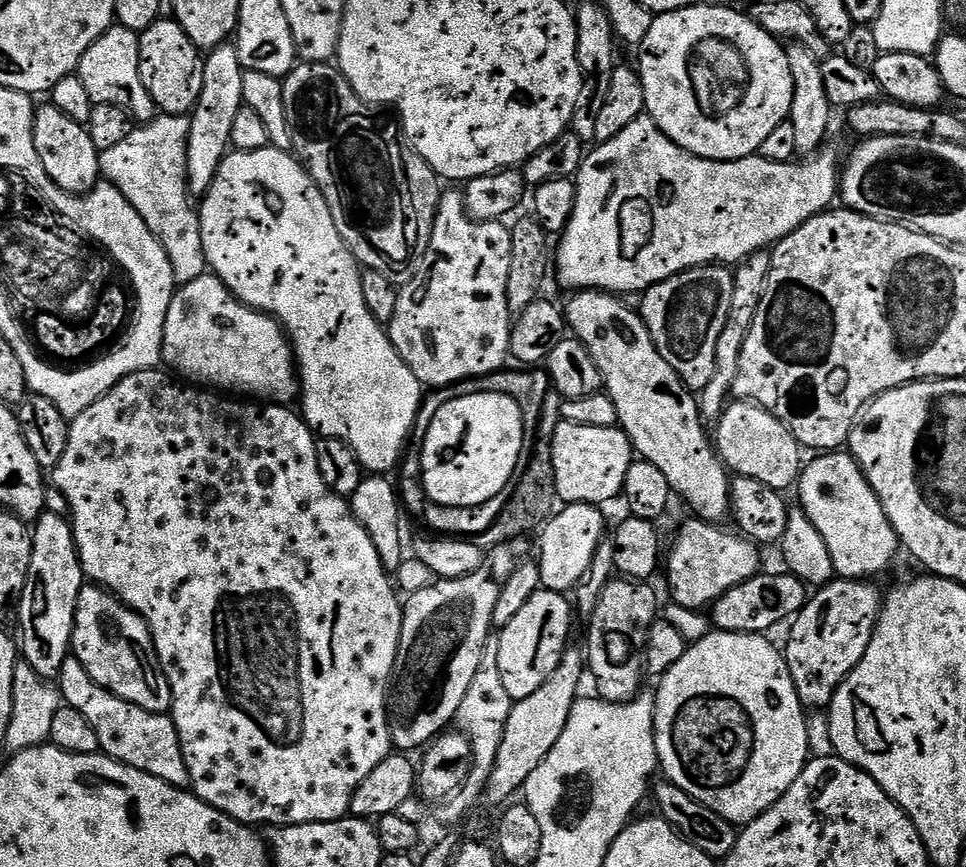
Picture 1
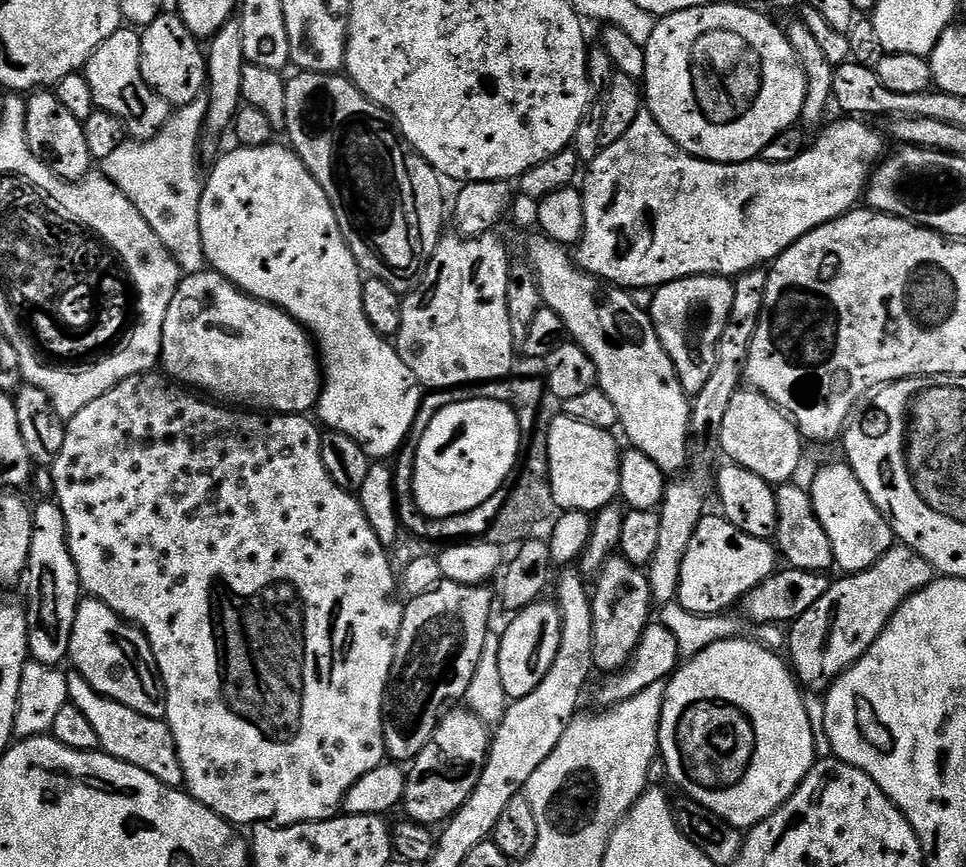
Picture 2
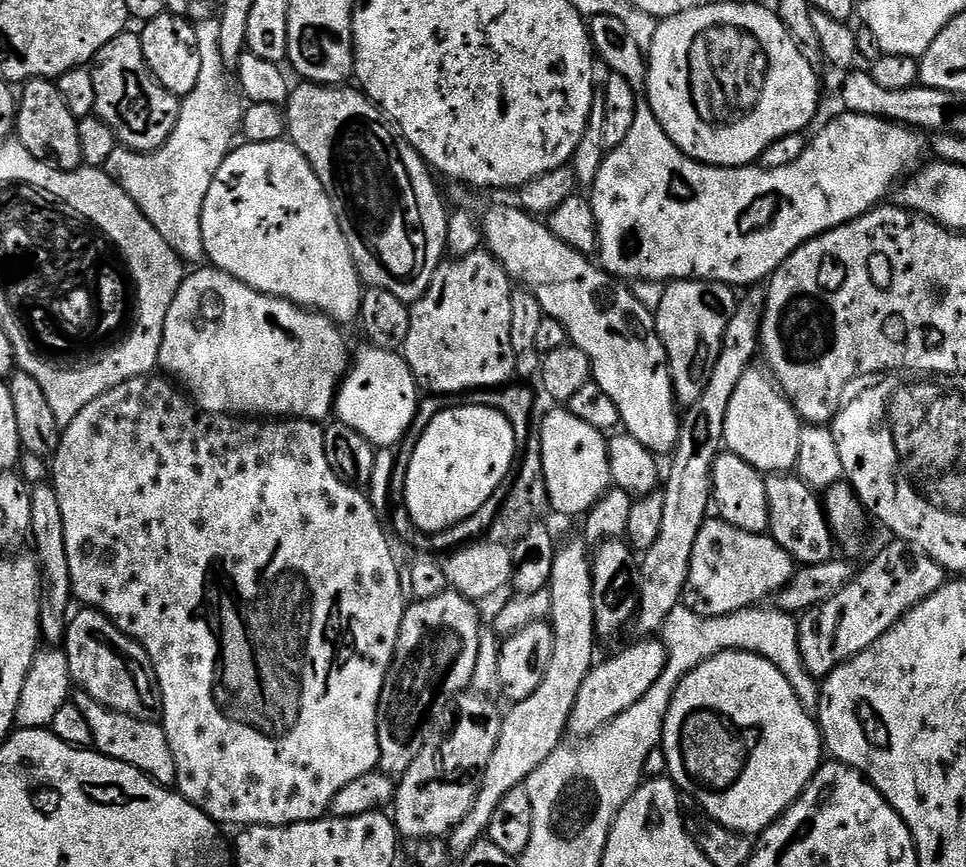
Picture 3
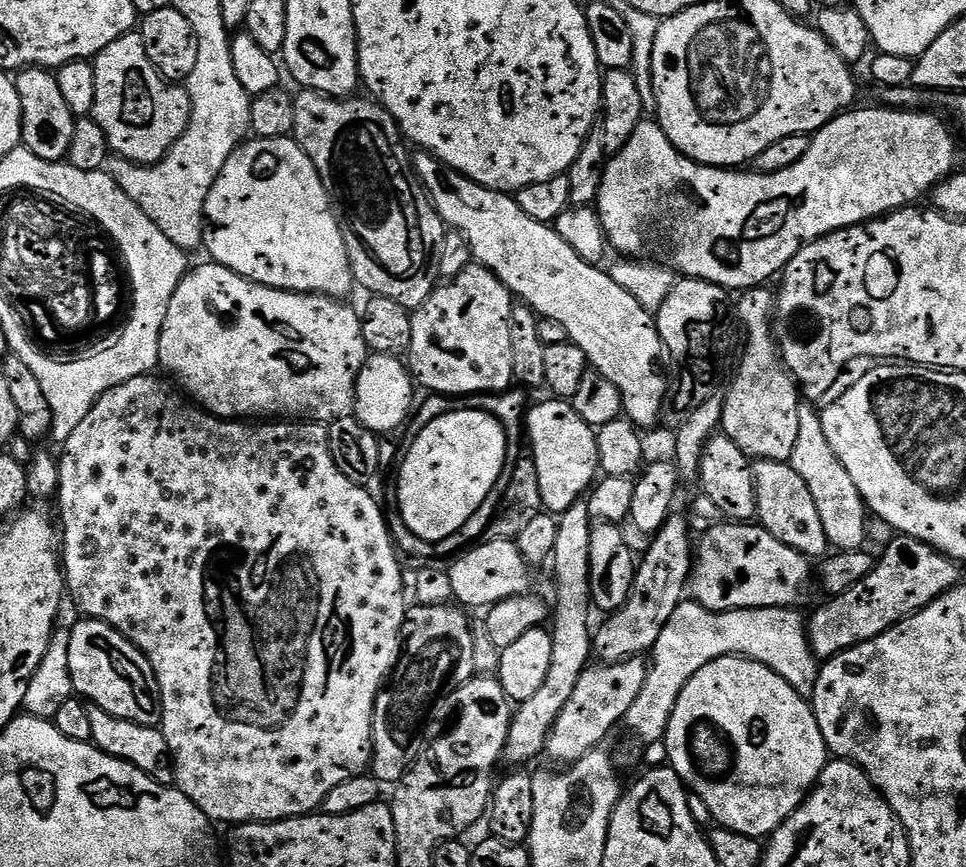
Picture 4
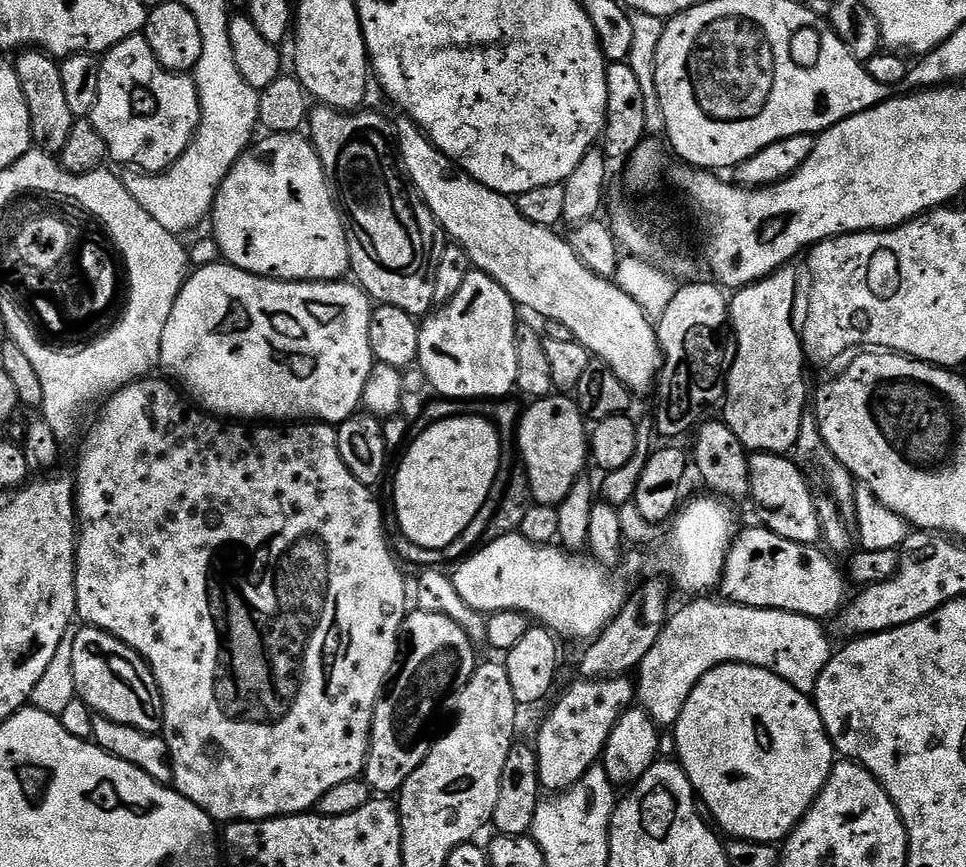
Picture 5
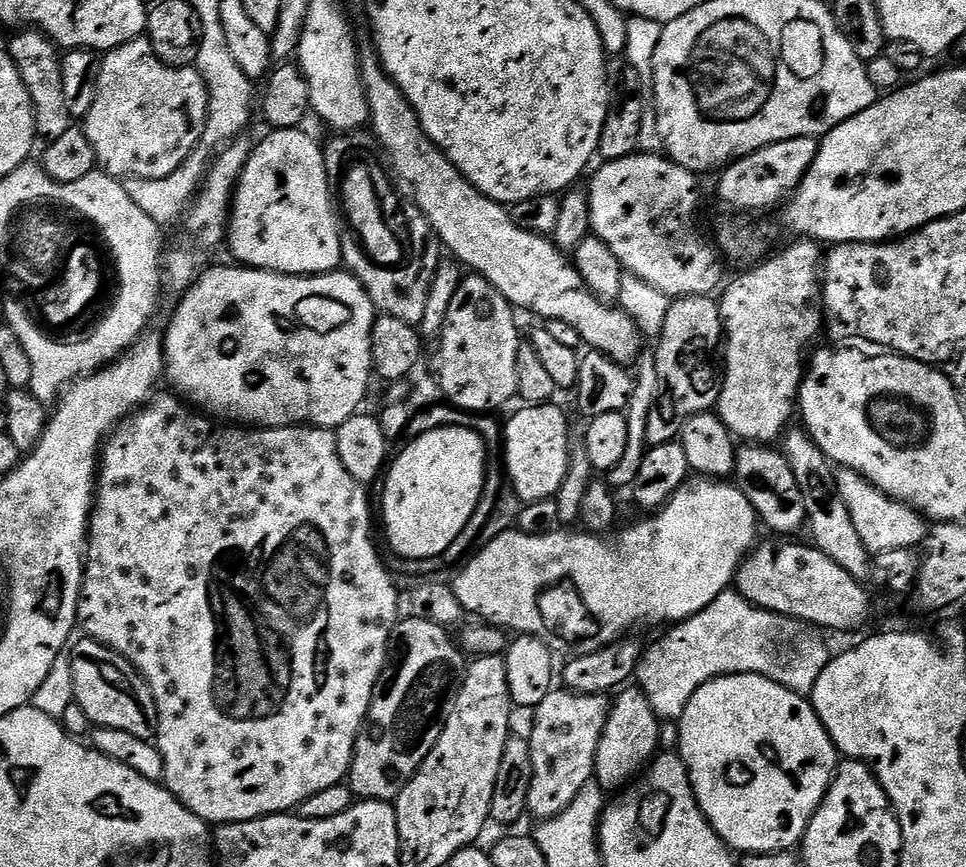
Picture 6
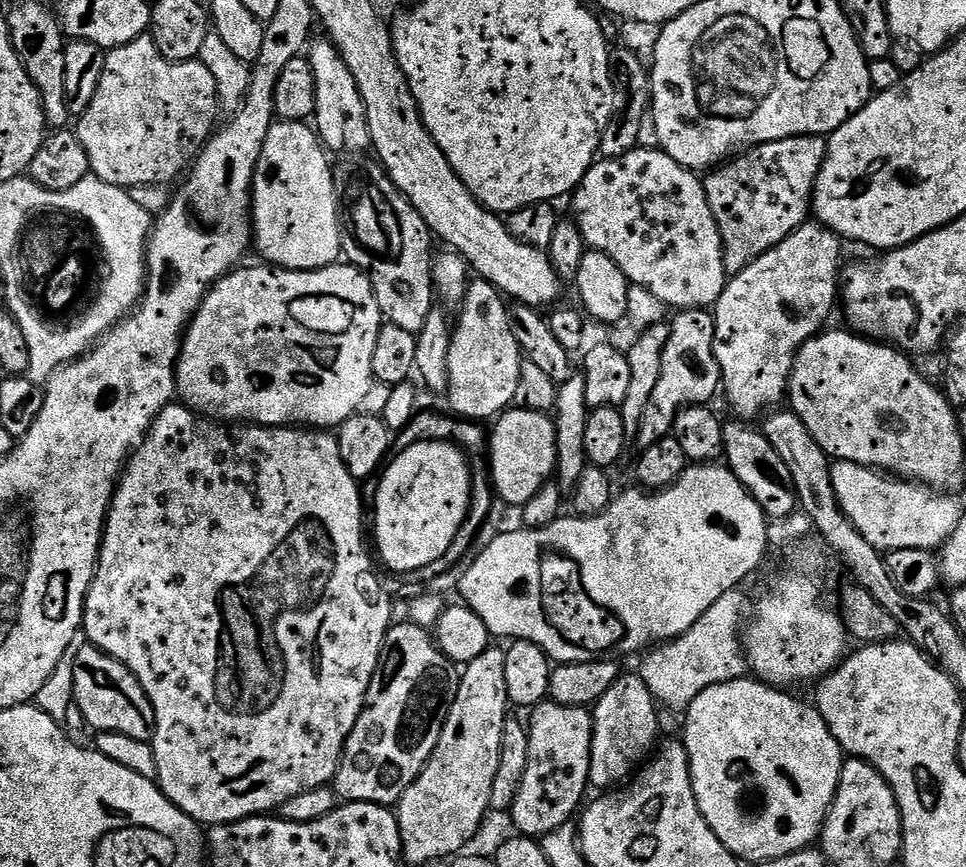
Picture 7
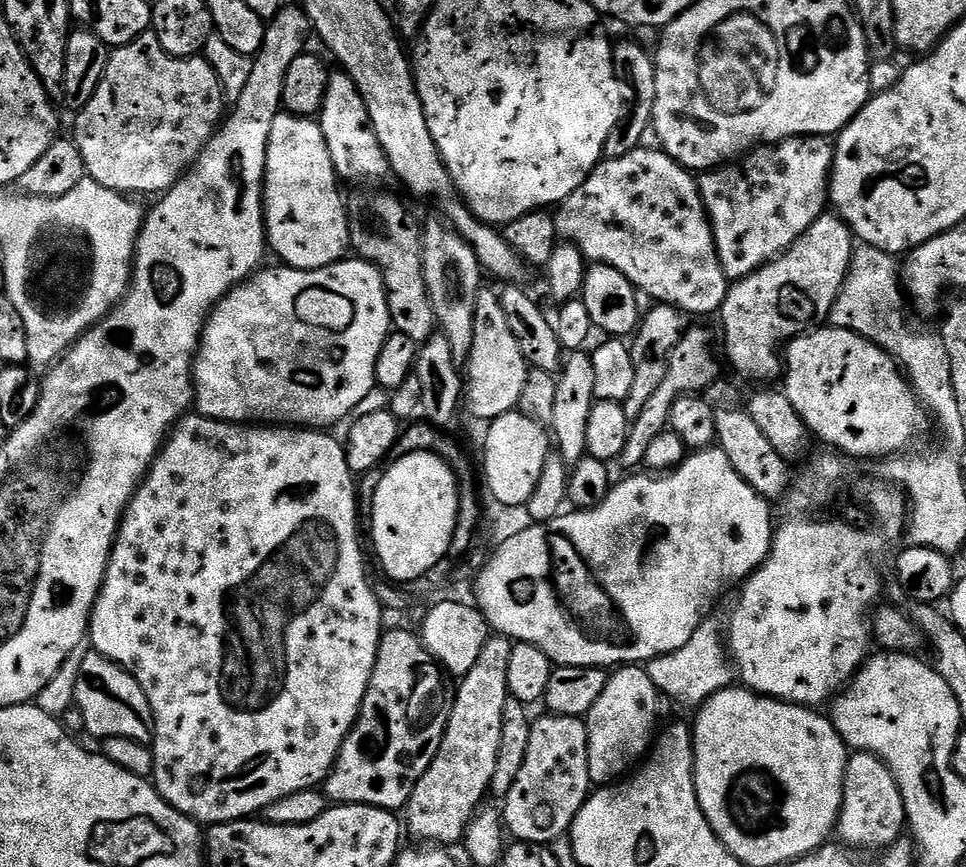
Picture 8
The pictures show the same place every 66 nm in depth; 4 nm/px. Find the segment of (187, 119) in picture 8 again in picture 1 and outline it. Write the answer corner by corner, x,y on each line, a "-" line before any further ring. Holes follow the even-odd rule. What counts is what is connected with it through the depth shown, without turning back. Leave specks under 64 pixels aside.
119,26
107,28
92,43
90,50
82,54
78,75
82,86
86,86
86,94
90,94
93,104
118,106
126,110
136,122
147,122
157,116
157,106
150,94
146,94
146,86
142,86
142,74
138,74
139,57
139,35

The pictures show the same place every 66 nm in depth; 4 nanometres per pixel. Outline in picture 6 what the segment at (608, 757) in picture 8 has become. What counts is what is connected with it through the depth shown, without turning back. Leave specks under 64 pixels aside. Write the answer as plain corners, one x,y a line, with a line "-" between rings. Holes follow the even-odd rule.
628,686
617,691
608,710
608,721
602,730
602,738
598,742
595,783
605,790
620,790
633,778
639,777
652,763
661,747
660,727
660,717
654,714
650,702
639,687

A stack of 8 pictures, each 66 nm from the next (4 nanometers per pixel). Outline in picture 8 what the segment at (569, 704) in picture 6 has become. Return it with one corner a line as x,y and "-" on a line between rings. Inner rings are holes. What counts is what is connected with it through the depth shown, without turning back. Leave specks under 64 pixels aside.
553,716
533,719
530,730
530,747
526,750
526,762
518,774
510,794
503,797
502,819
507,835
513,841
525,844
555,845
571,829
578,810
587,802
592,779
588,773
588,725
578,716

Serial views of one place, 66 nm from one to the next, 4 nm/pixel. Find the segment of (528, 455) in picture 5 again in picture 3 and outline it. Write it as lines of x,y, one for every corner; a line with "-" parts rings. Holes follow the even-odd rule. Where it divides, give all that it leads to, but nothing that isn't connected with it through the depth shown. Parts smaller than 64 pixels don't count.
556,406
552,413
545,418
544,421
539,421
538,435
542,442
542,470
546,474
546,490
548,491
548,506
553,513
557,512
560,516
577,516
577,518
583,517
589,512
593,506
600,501
602,497
607,494
608,489
613,487
612,475
610,474
610,458
608,457
608,442
609,437
603,432
594,430
594,426
590,426
587,422
582,422
582,418
574,418
574,414
568,411
567,407

